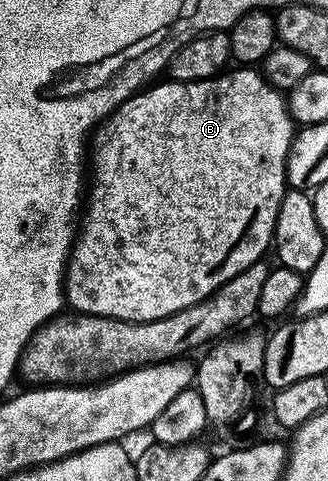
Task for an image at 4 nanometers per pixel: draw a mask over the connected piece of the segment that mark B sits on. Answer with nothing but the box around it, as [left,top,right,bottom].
[65,68,293,322]

